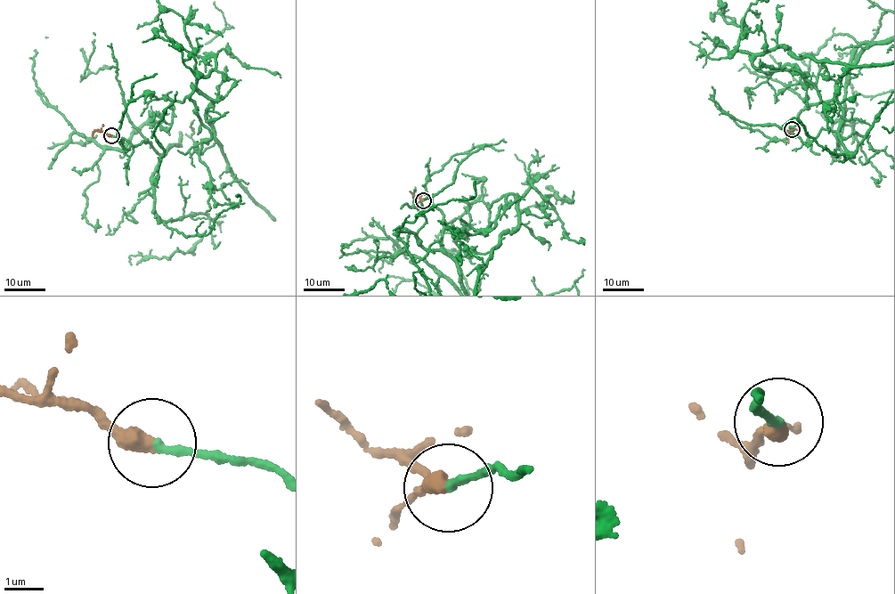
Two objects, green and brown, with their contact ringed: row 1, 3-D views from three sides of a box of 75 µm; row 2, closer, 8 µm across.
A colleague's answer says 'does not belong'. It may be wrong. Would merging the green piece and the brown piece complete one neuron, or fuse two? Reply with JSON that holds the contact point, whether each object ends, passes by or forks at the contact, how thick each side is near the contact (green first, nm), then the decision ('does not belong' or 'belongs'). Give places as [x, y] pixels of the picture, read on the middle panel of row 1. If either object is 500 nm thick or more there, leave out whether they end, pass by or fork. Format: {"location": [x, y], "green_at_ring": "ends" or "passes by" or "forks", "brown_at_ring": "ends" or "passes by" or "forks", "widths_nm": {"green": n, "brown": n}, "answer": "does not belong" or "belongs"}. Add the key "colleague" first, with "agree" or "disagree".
{"colleague": "disagree", "location": [423, 200], "green_at_ring": "ends", "brown_at_ring": "ends", "widths_nm": {"green": 200, "brown": 420}, "answer": "belongs"}

